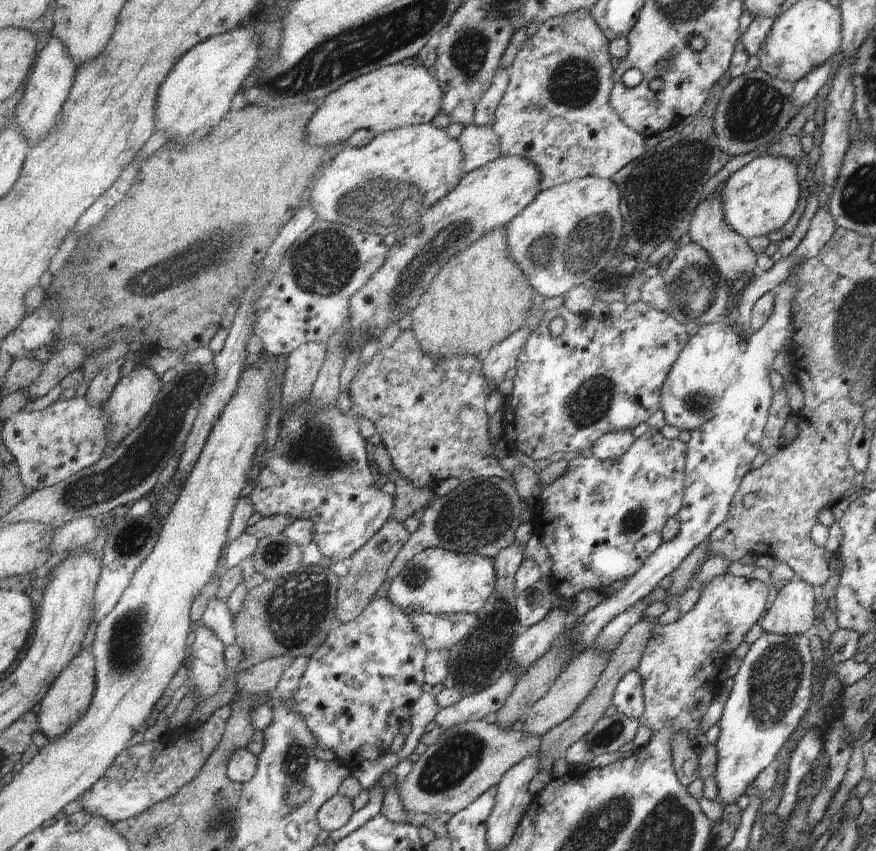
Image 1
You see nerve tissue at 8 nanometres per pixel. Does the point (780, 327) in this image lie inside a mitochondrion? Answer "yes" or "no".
no

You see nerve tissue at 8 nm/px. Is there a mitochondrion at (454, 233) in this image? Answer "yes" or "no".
yes

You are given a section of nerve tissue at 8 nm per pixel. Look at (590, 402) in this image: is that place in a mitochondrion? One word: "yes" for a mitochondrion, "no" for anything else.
yes

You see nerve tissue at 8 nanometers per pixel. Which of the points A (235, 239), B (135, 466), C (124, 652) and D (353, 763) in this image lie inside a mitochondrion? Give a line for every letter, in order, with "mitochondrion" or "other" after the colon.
A: mitochondrion
B: mitochondrion
C: mitochondrion
D: other

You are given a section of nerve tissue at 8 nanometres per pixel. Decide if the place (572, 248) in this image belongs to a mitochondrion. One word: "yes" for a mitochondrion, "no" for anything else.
yes

